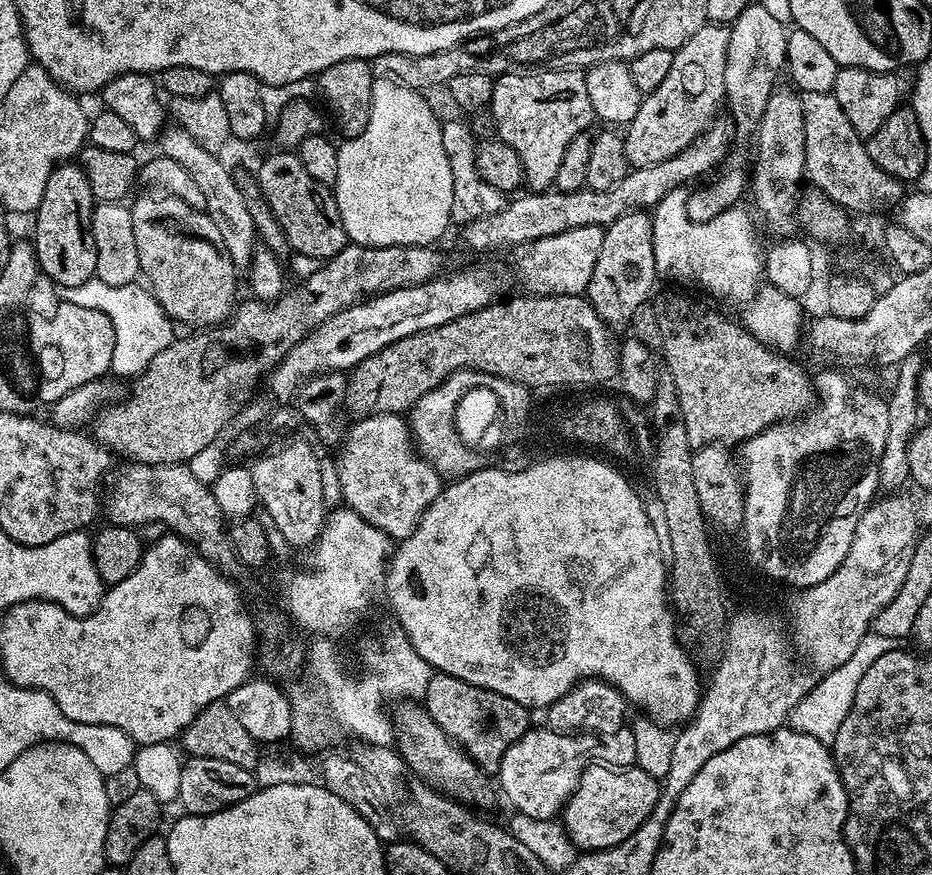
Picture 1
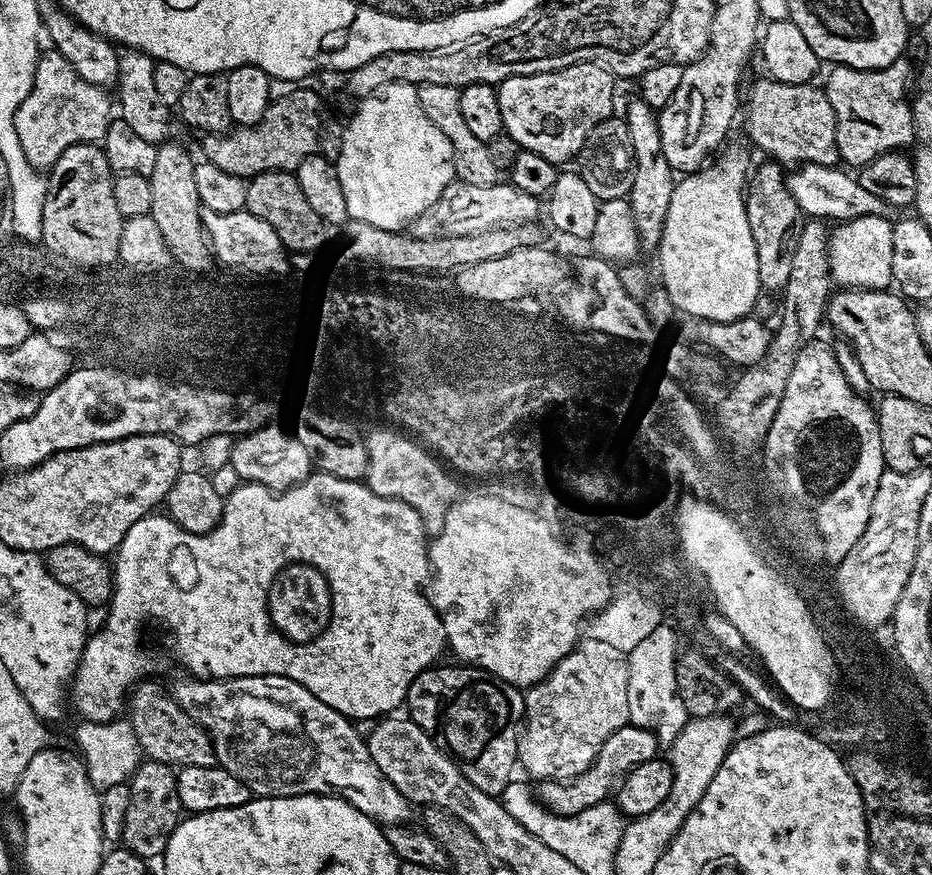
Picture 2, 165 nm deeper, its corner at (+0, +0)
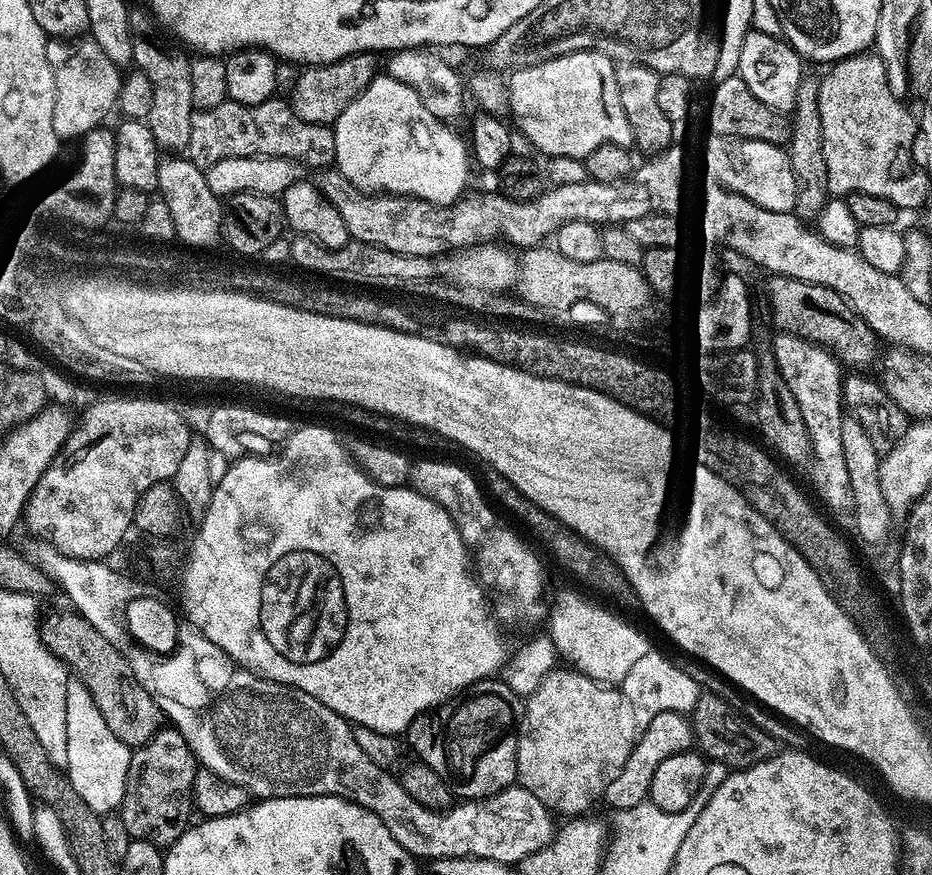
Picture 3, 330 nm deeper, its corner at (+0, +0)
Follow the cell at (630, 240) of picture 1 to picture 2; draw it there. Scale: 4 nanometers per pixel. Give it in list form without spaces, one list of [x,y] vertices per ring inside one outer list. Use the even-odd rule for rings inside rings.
[[[633,98],[628,109],[622,112],[622,119],[630,130],[630,146],[636,151],[636,169],[632,189],[626,197],[630,210],[634,214],[634,226],[638,230],[638,238],[645,249],[655,249],[663,236],[663,226],[670,207],[674,173],[666,162],[666,154],[662,154],[662,134],[658,130],[657,109],[646,106],[646,102]]]

